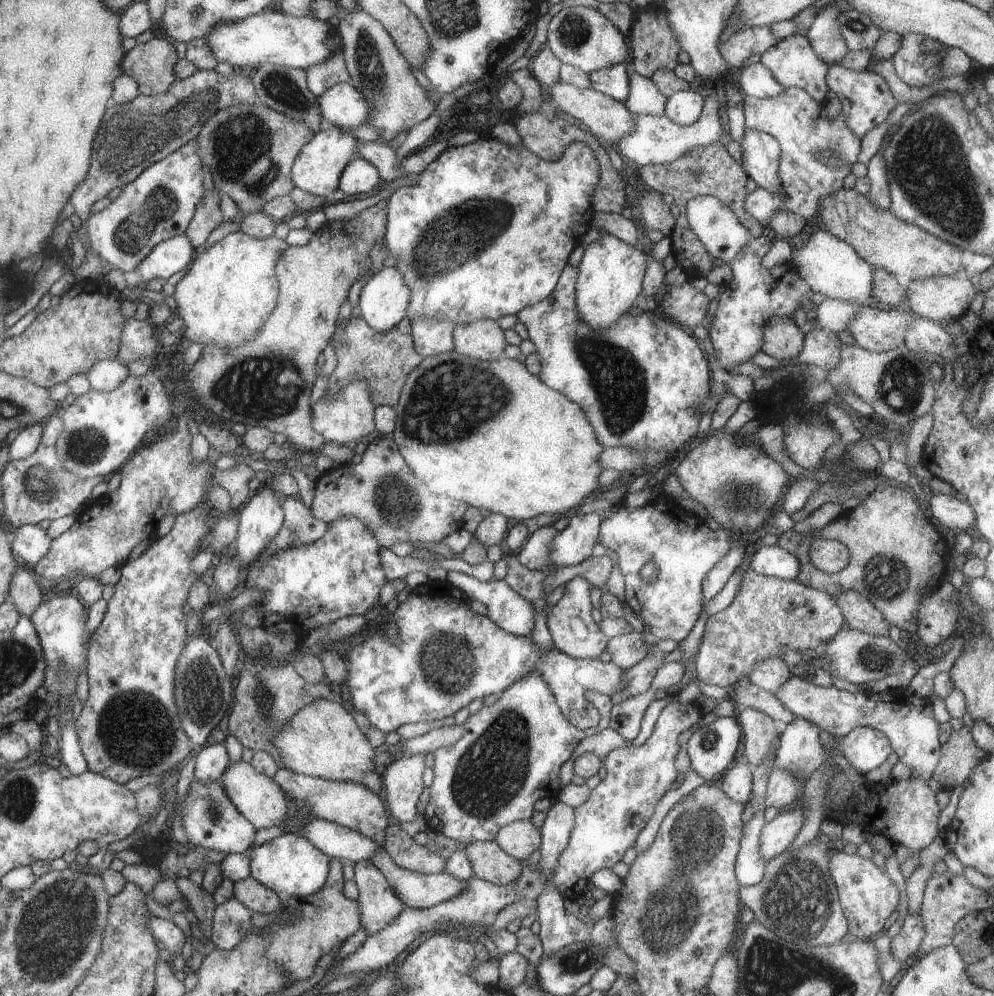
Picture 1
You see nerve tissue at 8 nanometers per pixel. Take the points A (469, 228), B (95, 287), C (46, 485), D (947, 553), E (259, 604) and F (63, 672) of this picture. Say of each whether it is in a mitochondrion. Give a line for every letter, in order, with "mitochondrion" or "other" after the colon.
A: mitochondrion
B: other
C: mitochondrion
D: other
E: other
F: mitochondrion

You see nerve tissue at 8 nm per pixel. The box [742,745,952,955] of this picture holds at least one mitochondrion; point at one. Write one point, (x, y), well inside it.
(797, 899)

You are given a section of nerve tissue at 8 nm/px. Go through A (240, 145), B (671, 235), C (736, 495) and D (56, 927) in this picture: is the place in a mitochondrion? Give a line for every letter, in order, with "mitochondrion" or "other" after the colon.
A: mitochondrion
B: other
C: mitochondrion
D: mitochondrion

